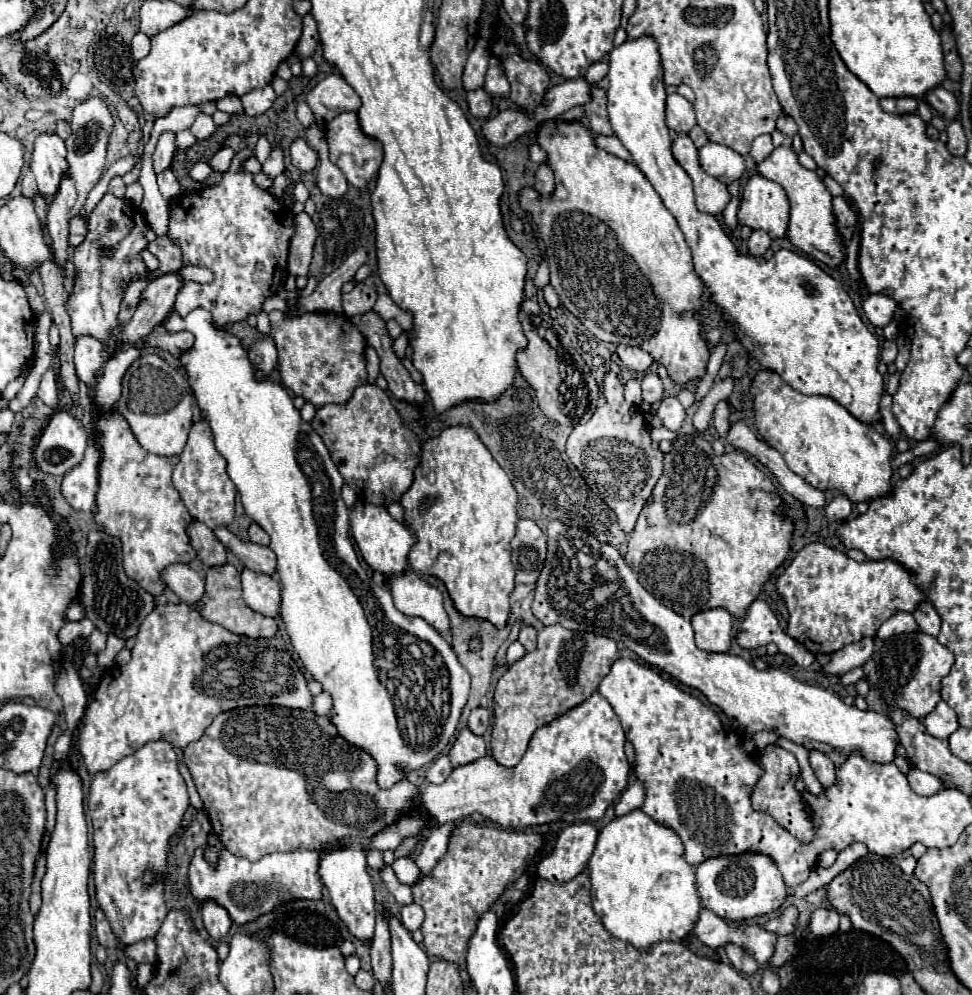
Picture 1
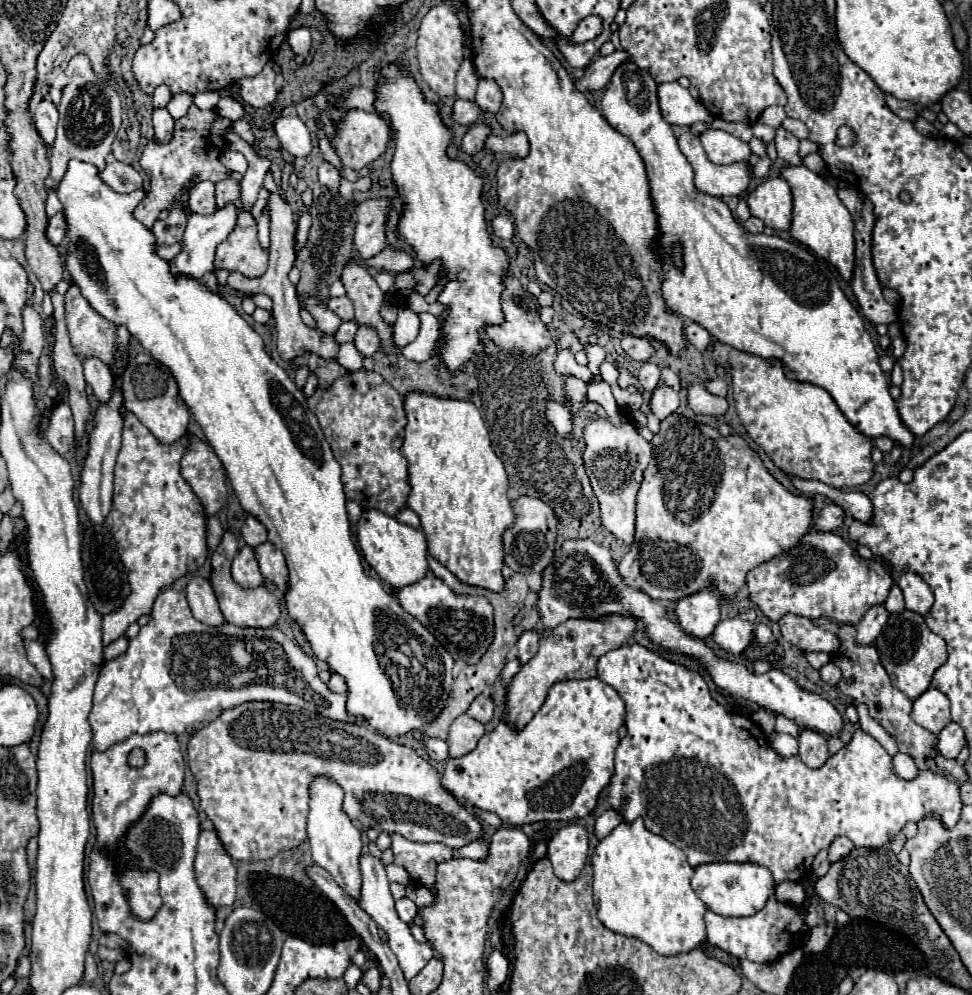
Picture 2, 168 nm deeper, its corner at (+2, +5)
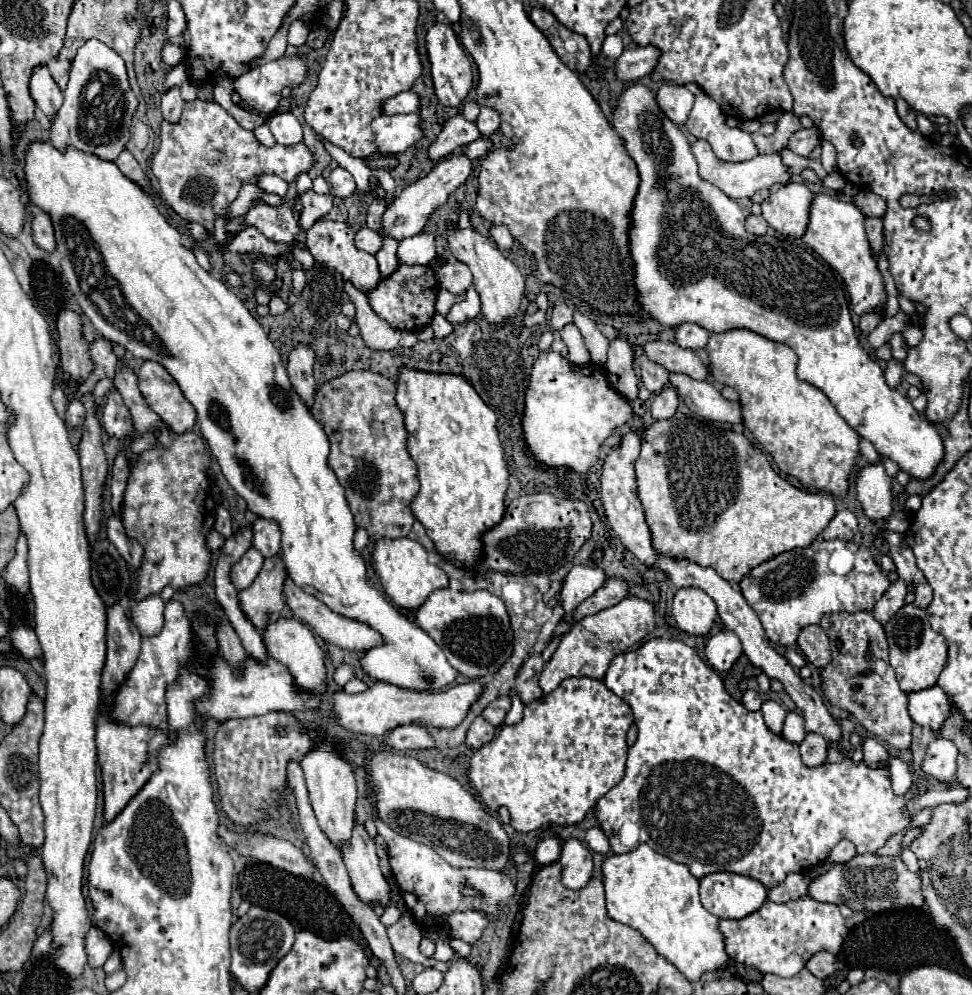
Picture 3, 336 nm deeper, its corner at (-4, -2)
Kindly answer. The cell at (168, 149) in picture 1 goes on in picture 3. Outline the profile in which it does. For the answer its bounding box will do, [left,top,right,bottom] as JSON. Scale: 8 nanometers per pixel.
[162,89,184,123]

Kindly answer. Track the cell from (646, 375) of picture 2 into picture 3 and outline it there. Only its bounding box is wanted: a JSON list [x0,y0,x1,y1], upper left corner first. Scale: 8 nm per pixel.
[636,347,670,393]

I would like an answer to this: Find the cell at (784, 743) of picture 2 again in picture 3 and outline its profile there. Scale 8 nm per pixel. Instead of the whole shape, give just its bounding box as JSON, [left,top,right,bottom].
[782,713,806,745]

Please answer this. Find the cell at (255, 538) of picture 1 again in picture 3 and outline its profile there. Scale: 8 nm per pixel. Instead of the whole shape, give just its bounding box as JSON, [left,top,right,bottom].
[252,519,280,557]

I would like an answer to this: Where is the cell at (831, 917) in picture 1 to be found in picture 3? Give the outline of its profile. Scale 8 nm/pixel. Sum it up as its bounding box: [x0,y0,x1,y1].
[806,951,836,979]

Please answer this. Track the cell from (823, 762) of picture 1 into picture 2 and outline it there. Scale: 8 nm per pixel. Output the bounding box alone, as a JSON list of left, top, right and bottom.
[798,728,830,768]

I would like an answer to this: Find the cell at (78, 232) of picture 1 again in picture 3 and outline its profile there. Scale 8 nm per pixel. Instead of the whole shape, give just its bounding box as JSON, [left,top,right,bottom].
[32,211,56,253]

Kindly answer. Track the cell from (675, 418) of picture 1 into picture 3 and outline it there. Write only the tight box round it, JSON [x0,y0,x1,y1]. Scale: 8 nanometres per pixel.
[652,387,678,419]

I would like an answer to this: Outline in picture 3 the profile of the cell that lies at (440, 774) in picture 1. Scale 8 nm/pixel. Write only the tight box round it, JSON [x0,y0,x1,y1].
[384,725,436,751]

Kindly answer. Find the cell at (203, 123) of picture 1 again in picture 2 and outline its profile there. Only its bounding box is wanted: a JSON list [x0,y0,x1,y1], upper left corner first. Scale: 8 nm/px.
[194,92,220,110]

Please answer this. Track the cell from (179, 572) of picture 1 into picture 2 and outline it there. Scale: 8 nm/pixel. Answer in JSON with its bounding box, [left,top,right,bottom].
[186,574,226,626]

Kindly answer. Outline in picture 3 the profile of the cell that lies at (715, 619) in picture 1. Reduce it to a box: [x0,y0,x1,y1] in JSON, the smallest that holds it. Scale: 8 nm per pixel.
[672,587,718,637]

